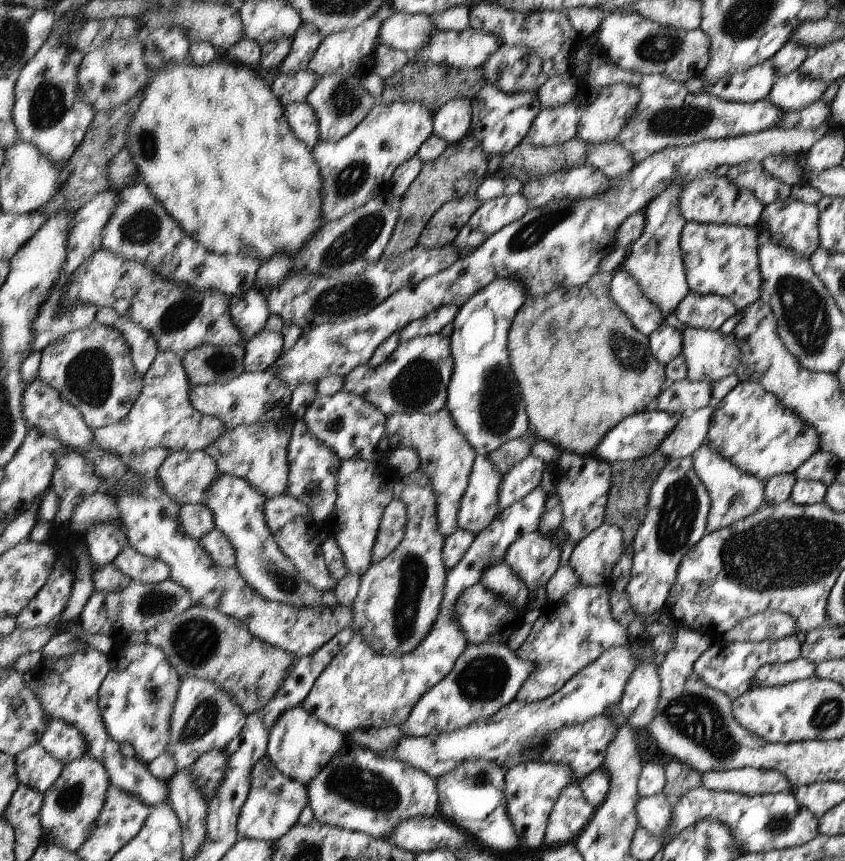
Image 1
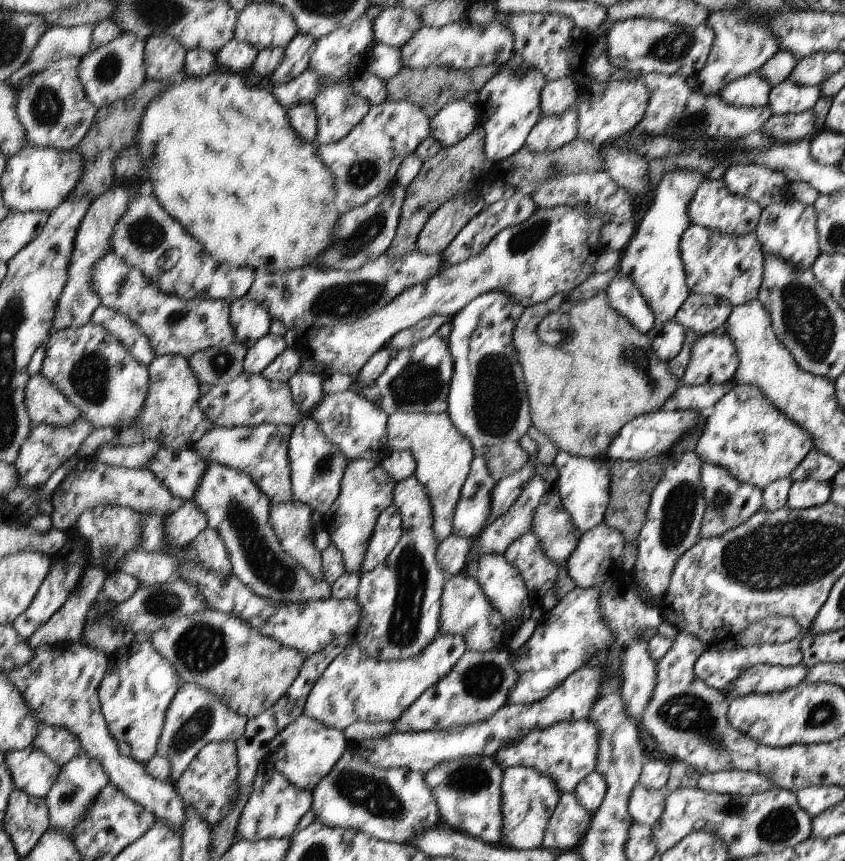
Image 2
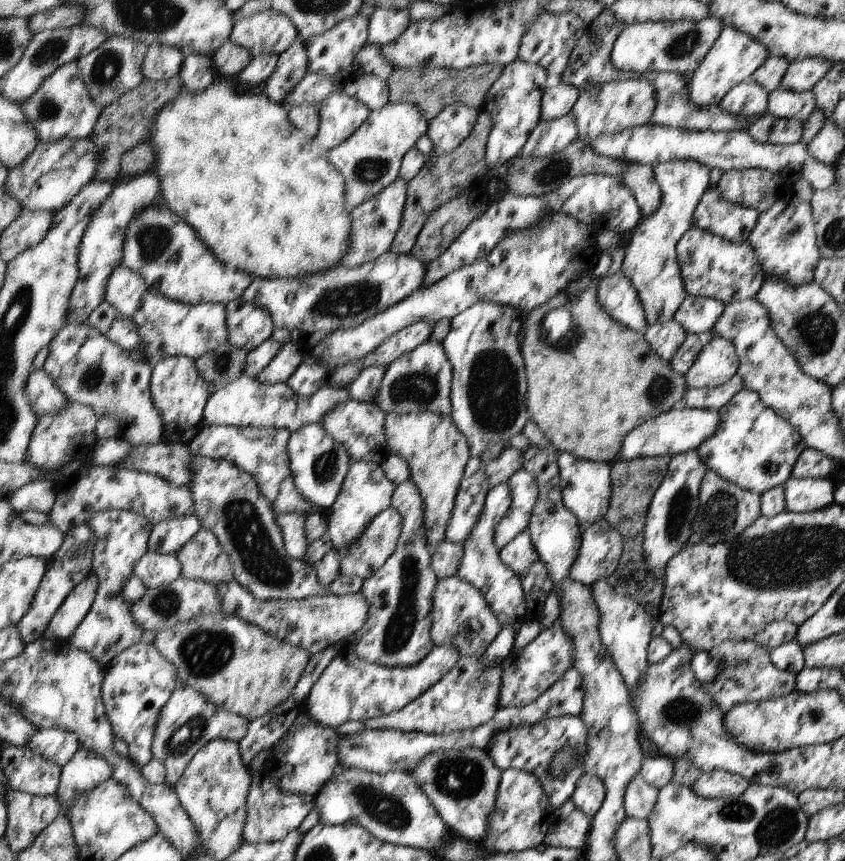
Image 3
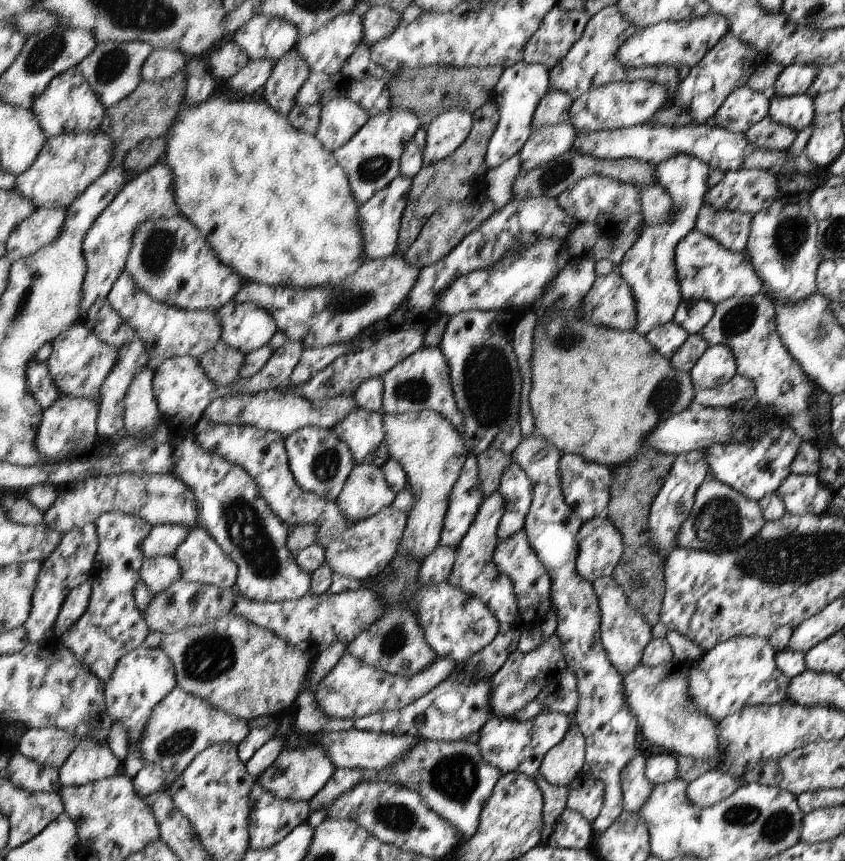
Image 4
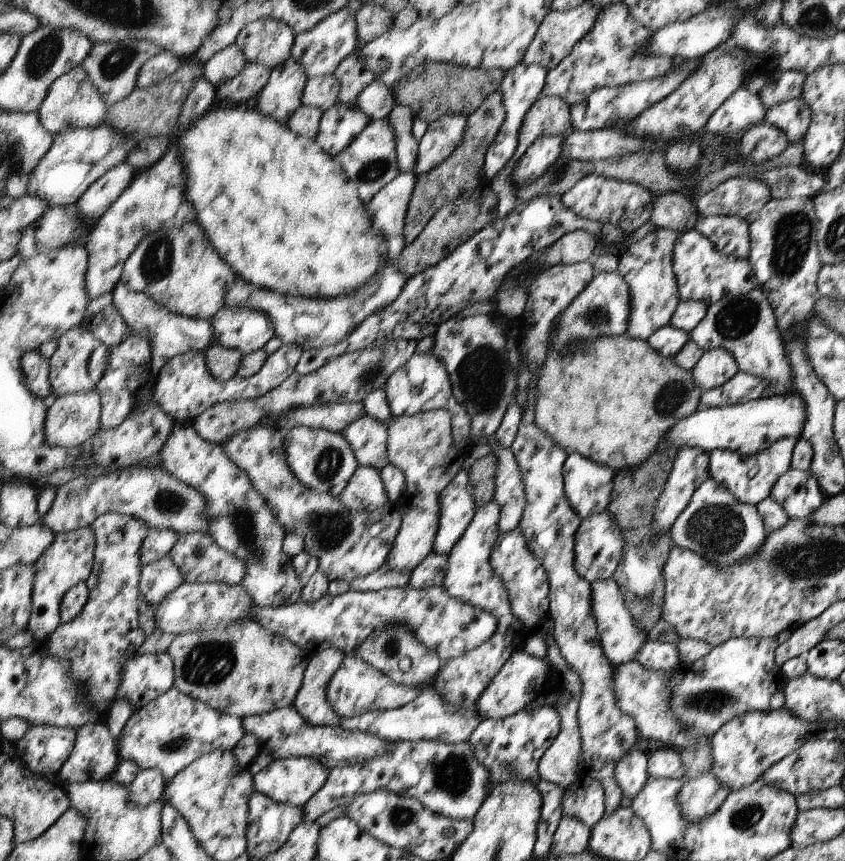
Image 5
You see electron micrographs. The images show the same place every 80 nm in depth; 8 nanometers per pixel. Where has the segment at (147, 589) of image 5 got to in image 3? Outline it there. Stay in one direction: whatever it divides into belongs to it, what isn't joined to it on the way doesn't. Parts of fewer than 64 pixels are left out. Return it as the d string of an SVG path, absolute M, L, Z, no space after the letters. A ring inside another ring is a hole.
M147 550L137 562L133 574L140 577L148 589L155 589L180 577L181 564L177 553L162 554Z

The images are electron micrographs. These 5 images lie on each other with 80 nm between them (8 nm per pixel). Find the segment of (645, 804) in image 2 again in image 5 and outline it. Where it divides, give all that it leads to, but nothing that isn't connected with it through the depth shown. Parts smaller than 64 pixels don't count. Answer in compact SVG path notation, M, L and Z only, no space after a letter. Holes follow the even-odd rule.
M635 748L626 753L614 769L619 786L625 792L625 796L629 796L631 800L644 789L649 780L647 759L644 753Z

